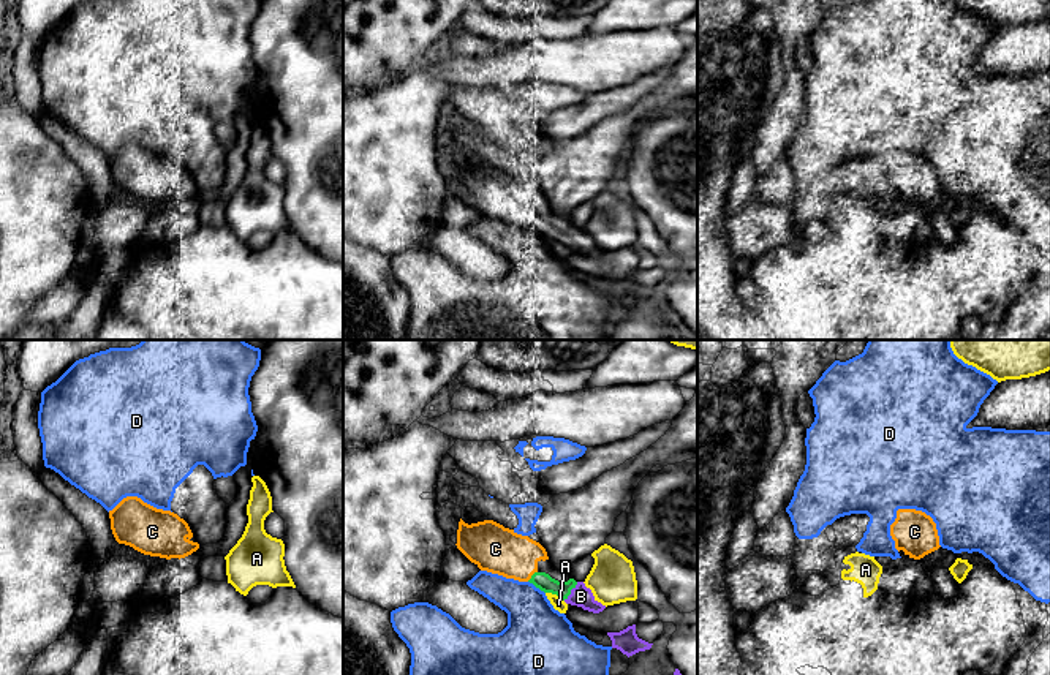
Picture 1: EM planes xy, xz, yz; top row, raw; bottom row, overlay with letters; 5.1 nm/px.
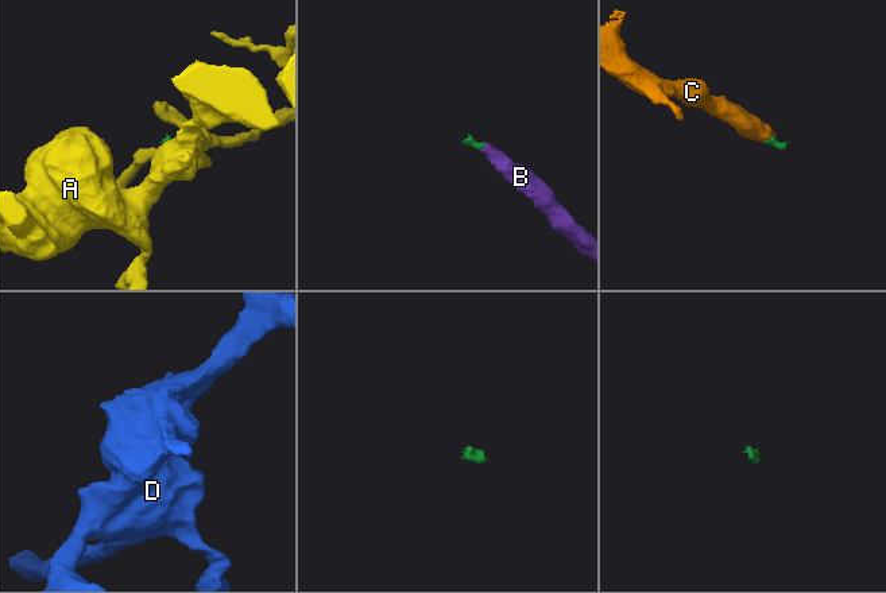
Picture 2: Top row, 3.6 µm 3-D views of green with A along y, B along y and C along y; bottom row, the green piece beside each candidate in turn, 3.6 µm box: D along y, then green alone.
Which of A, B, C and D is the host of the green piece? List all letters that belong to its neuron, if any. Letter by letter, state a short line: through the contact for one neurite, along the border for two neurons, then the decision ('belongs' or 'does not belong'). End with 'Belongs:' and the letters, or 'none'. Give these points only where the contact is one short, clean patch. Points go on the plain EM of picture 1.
A: does not belong
B: xz (544, 228), (570, 237), (581, 242) | belongs
C: belongs
D: does not belong
Belongs: B, C

